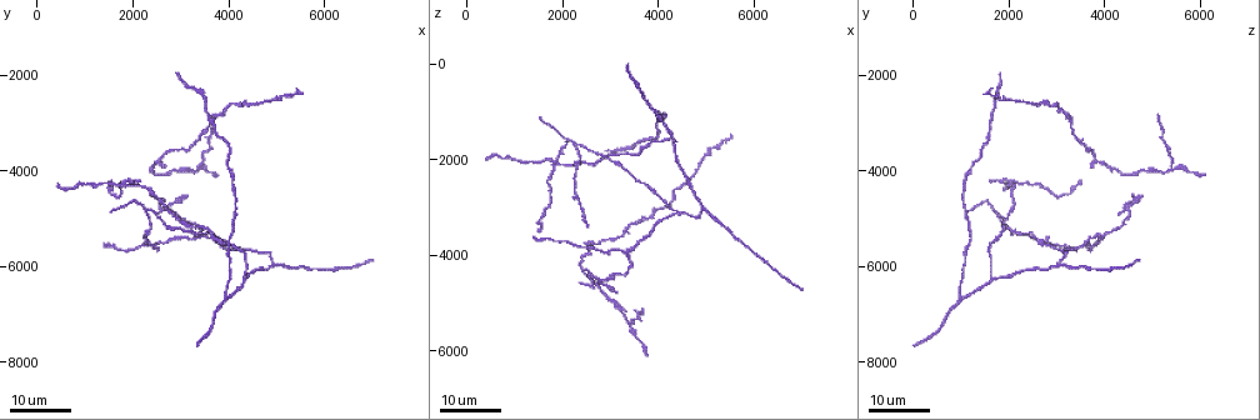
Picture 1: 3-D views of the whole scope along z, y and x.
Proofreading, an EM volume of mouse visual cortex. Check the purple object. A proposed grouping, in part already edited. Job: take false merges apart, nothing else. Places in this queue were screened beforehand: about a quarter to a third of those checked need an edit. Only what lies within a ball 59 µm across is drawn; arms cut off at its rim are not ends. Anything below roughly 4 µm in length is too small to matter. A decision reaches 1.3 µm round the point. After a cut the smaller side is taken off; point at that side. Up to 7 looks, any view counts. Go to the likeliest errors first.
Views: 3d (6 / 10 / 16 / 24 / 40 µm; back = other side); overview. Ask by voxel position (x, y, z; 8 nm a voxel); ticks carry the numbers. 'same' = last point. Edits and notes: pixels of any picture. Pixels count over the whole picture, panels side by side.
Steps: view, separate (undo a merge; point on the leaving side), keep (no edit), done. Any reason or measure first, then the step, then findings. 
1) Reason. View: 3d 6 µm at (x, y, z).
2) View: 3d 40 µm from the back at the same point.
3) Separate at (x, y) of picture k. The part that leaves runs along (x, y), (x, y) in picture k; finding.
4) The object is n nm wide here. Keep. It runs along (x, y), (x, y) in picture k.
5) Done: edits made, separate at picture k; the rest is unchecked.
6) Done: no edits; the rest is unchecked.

Looks like a crossing. View: 3d 16 µm at (1800, 4250, 2050).

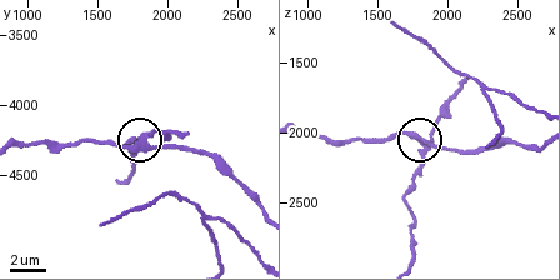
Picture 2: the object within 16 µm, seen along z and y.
Zoom in. View: 3d 10 µm at (1820, 4240, 2060).

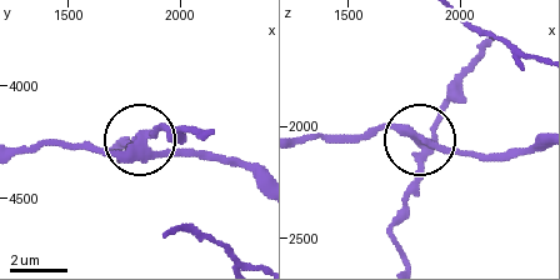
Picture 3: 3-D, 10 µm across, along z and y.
The side arm is 13 µm long. Separate at (164, 126) of picture 3. A second cell is stuck on.

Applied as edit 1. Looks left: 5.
Side arm on a straight run. View: 3d 16 µm at (2250, 4850, 1700).

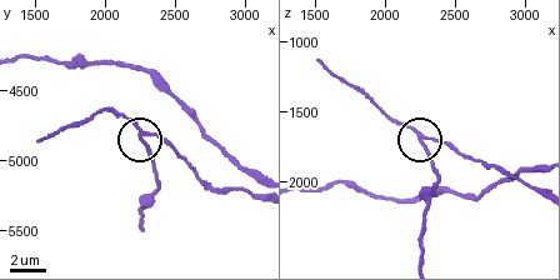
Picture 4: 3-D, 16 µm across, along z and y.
Closer look. View: 3d 10 µm at (2280, 4840, 1740).

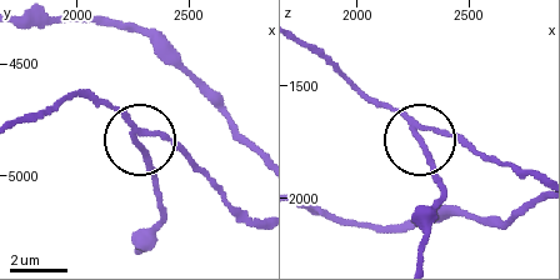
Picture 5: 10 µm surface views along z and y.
3 arms meet here. Separate at (143, 156) of picture 5. The part that leaves runs along (414, 123), (440, 194), (421, 259) in picture 5; two cells meet here.

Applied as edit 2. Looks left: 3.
See it whole again. View: overview.

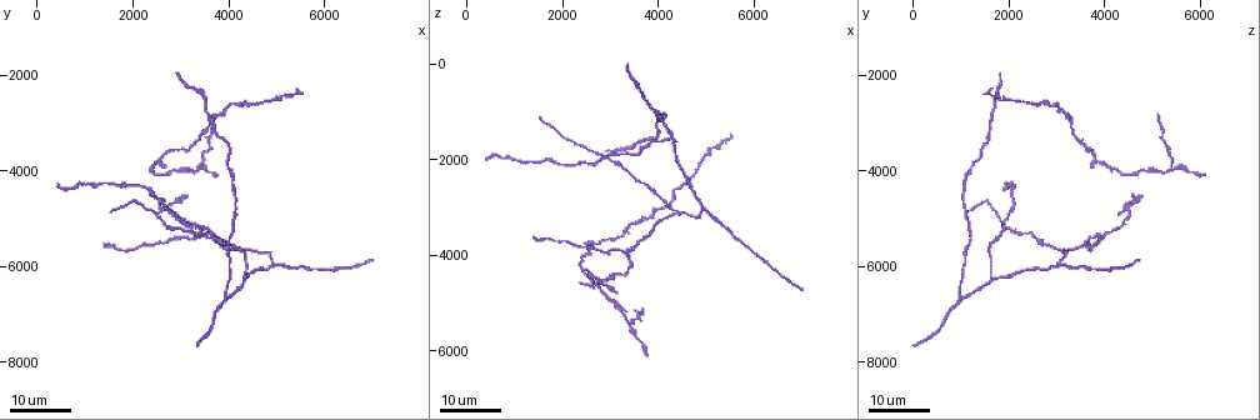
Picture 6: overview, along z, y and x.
Thin arm on a thick one. View: 3d 16 µm at (4500, 5650, 3150).

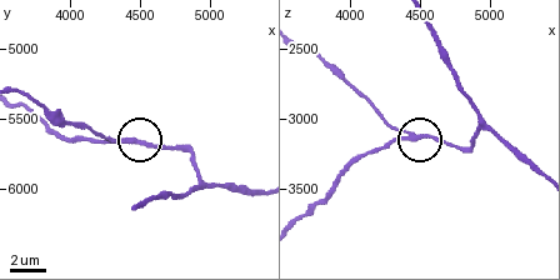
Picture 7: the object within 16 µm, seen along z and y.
View: 3d 6 µm at (4440, 5660, 3120).

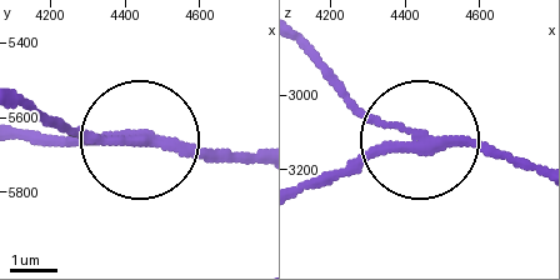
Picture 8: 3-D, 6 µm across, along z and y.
The object is 220 nm wide here. Keep. It runs along (69, 140), (129, 140), (33, 116) in picture 8; continuous, no second cell.

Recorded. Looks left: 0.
Done: edits made, separate at picture 3, separate at picture 5; the rest is unchecked.

